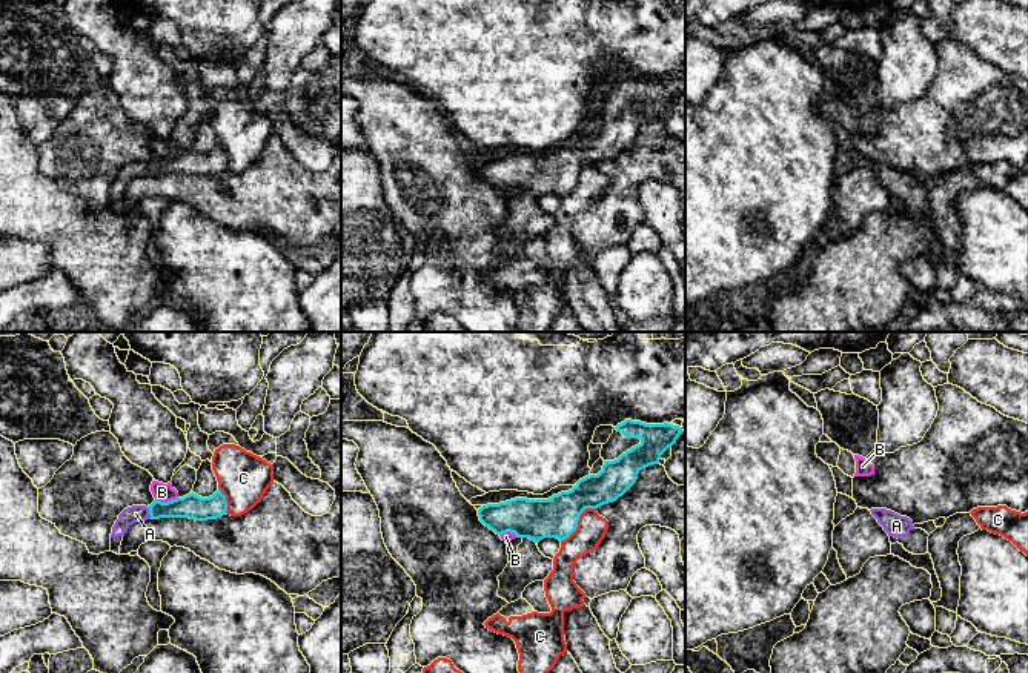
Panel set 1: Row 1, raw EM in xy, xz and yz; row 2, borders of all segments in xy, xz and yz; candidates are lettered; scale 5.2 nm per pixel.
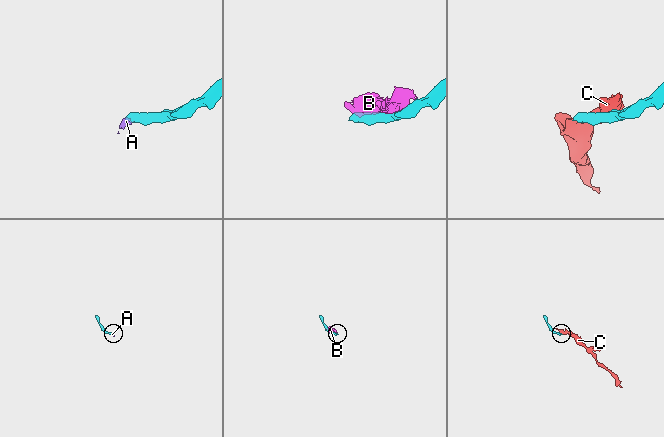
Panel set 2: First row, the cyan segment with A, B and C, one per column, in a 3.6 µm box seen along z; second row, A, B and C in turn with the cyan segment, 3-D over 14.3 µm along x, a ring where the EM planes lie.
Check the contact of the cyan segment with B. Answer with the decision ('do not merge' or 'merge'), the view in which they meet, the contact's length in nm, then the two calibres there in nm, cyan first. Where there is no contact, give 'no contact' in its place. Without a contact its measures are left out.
do not merge | xy | 120 nm | 130/100 nm

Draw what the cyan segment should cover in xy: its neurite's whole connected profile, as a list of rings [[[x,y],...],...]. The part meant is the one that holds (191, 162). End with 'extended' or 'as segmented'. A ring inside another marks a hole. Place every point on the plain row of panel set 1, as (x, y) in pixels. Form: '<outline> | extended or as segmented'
[[[218,144],[212,152],[201,154],[194,148],[167,158],[154,157],[151,161],[132,161],[124,164],[115,177],[111,189],[111,207],[120,211],[120,201],[126,186],[140,177],[160,174],[189,174],[195,177],[217,175],[226,171],[226,152]]] | extended

